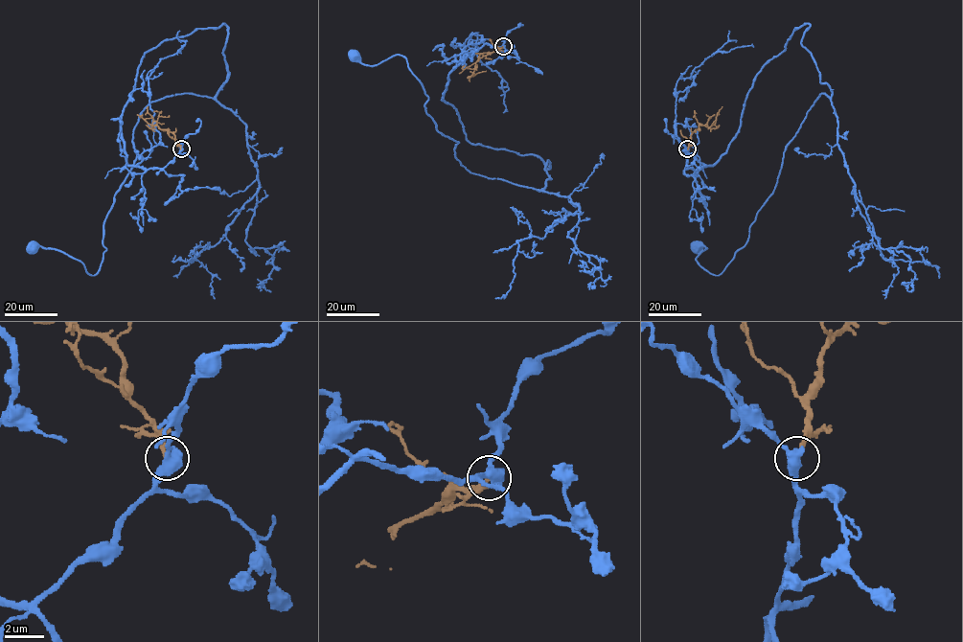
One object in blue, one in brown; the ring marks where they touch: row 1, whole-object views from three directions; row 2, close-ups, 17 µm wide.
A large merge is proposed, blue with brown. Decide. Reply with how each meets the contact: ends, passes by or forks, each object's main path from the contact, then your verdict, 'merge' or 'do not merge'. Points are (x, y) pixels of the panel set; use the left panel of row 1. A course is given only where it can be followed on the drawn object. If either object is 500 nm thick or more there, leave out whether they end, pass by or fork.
blue passes by; brown ends there; blue runs (181, 149), (129, 166), (124, 106), (146, 53), (222, 23), (218, 92), (141, 113), (100, 270), (33, 245); brown runs (181, 149), (171, 132), (157, 125), (153, 126), (148, 106); do not merge

